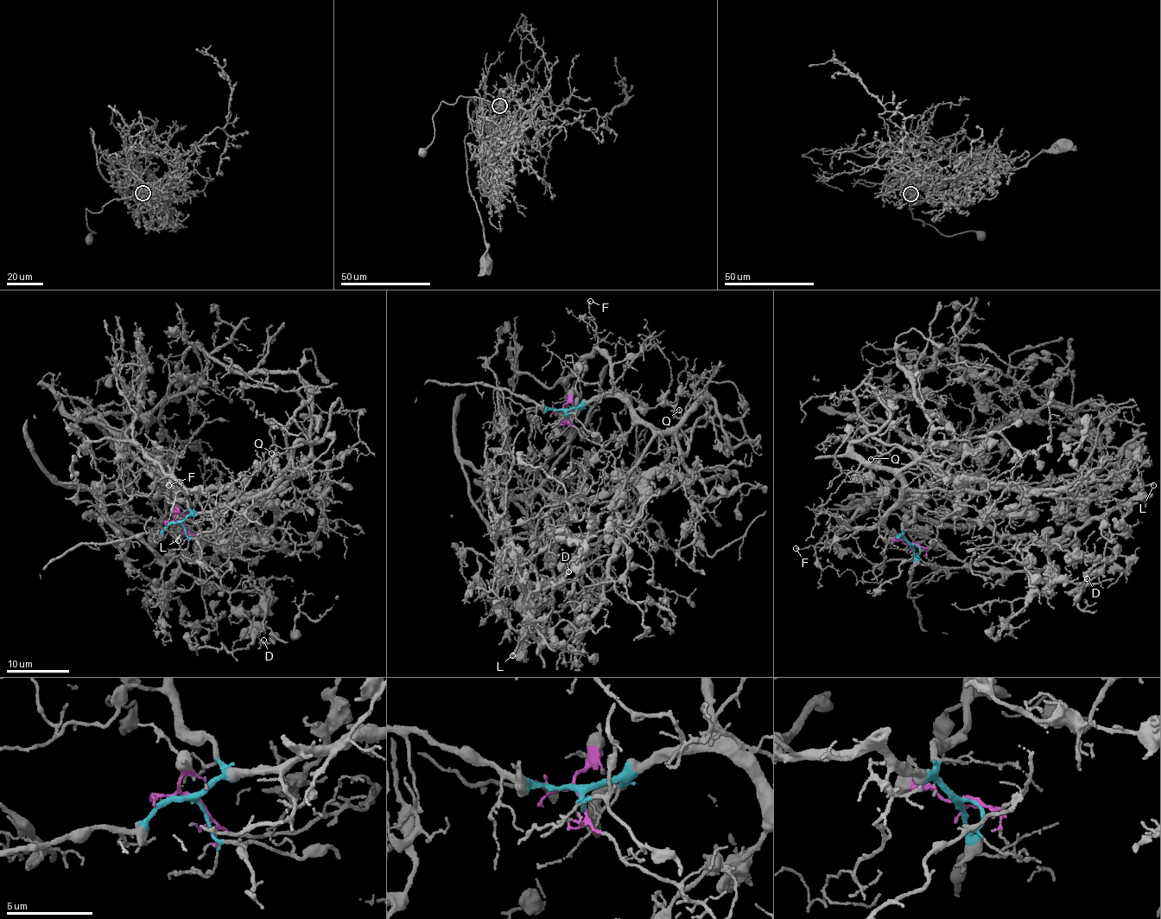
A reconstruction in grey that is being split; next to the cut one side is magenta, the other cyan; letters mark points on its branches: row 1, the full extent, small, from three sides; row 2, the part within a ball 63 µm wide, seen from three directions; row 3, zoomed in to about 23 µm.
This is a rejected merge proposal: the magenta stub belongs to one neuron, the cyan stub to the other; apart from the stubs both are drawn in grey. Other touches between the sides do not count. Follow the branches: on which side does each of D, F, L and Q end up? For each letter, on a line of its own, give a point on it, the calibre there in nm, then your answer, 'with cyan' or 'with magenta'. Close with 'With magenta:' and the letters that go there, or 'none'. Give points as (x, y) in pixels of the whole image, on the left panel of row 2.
D: (263, 640) | 140 nm | with magenta
F: (168, 485) | 140 nm | with cyan
L: (178, 540) | 240 nm | with magenta
Q: (271, 453) | 110 nm | with magenta
With magenta: D, L, Q

